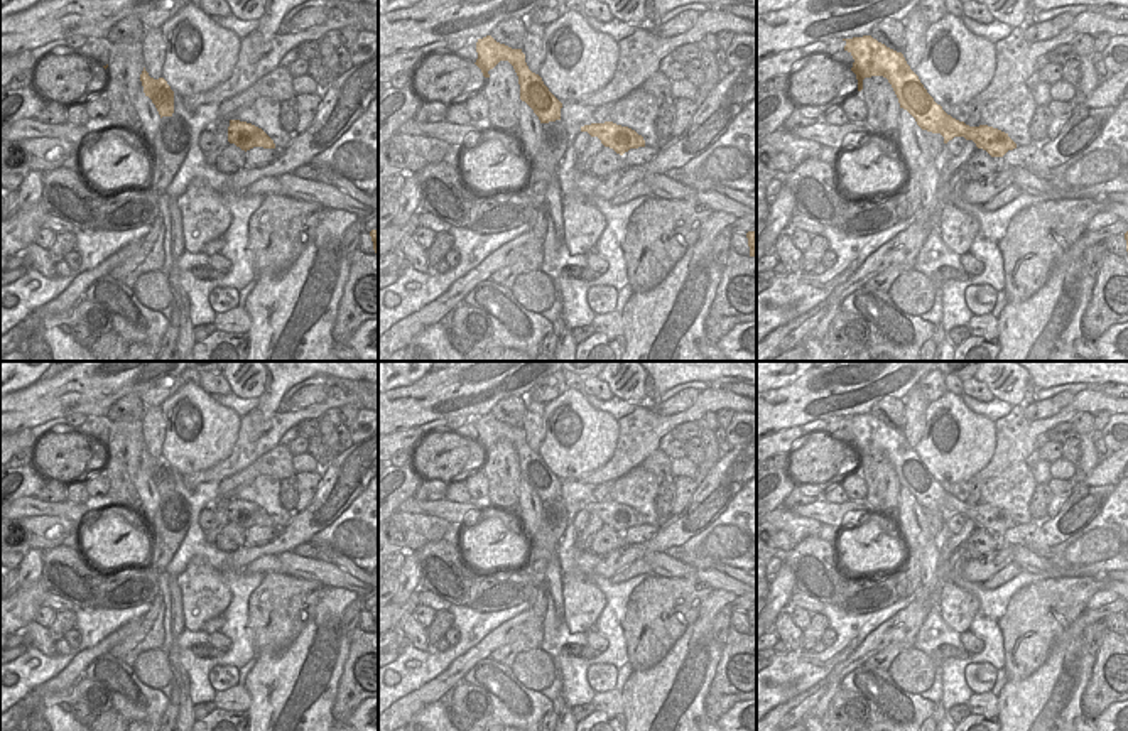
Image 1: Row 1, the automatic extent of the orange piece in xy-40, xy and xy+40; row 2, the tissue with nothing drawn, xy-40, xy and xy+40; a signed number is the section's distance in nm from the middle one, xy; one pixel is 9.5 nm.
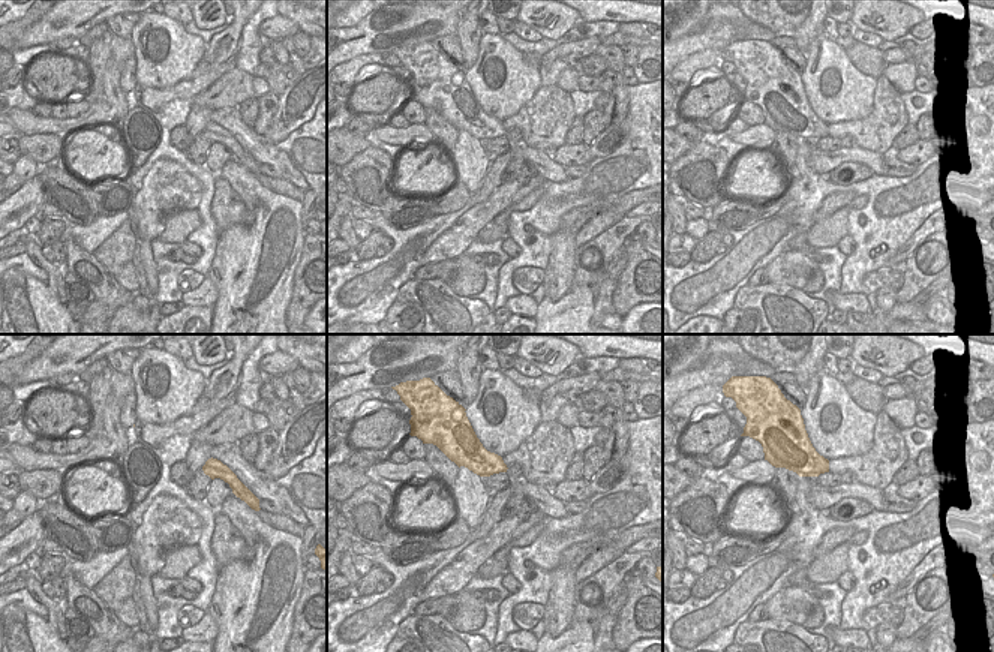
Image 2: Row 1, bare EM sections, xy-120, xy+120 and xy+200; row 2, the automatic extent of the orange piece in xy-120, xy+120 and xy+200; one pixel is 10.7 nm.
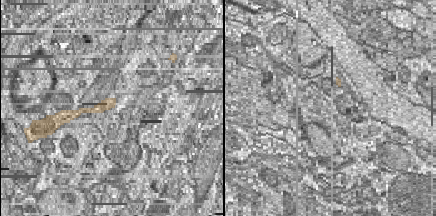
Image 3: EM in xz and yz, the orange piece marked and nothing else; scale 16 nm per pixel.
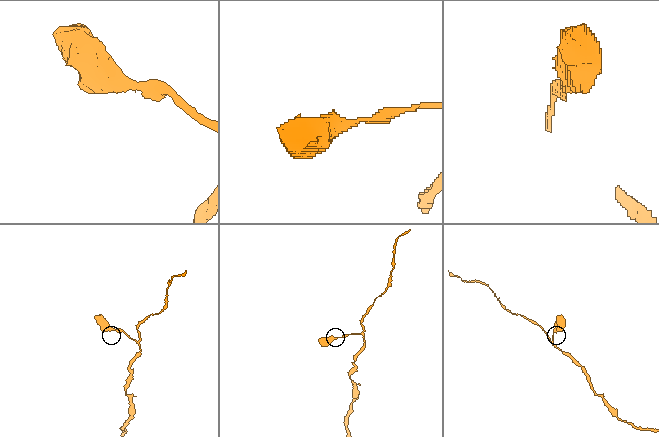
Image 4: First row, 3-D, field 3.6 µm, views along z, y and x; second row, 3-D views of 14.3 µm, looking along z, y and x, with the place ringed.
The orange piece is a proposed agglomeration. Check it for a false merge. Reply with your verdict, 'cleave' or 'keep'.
keep

